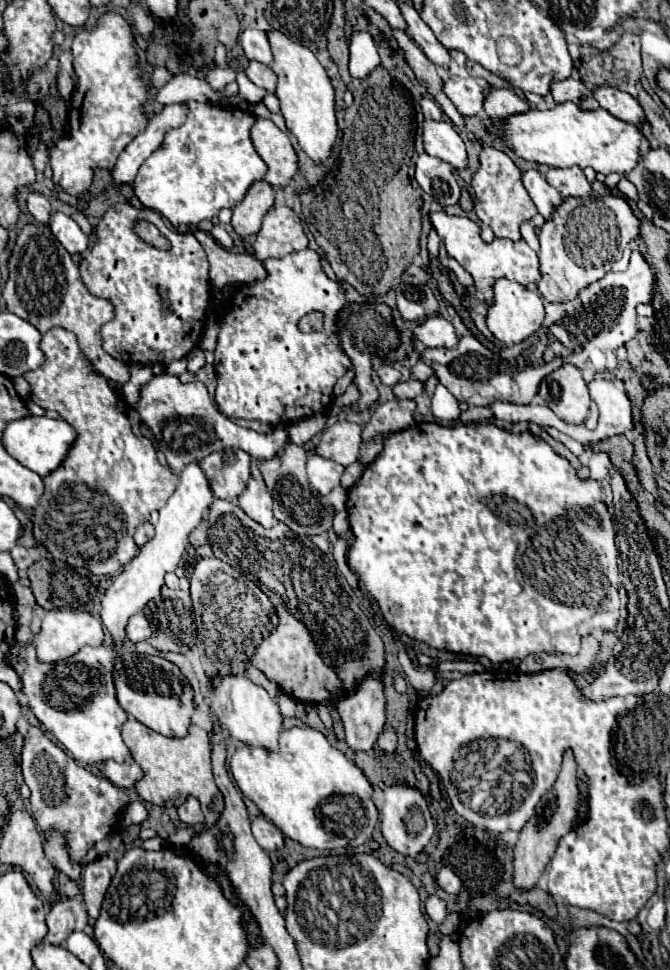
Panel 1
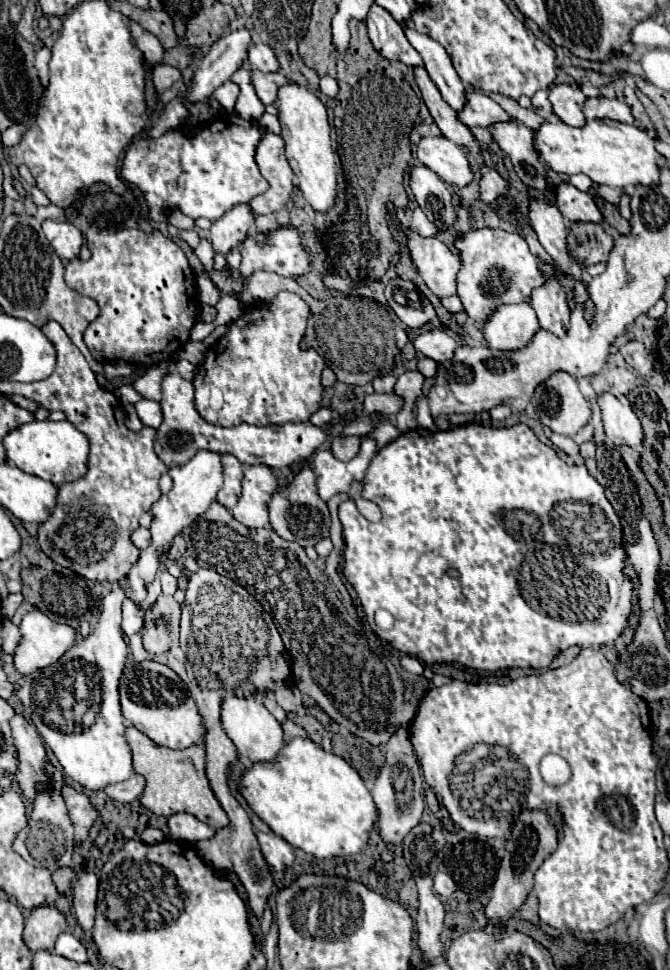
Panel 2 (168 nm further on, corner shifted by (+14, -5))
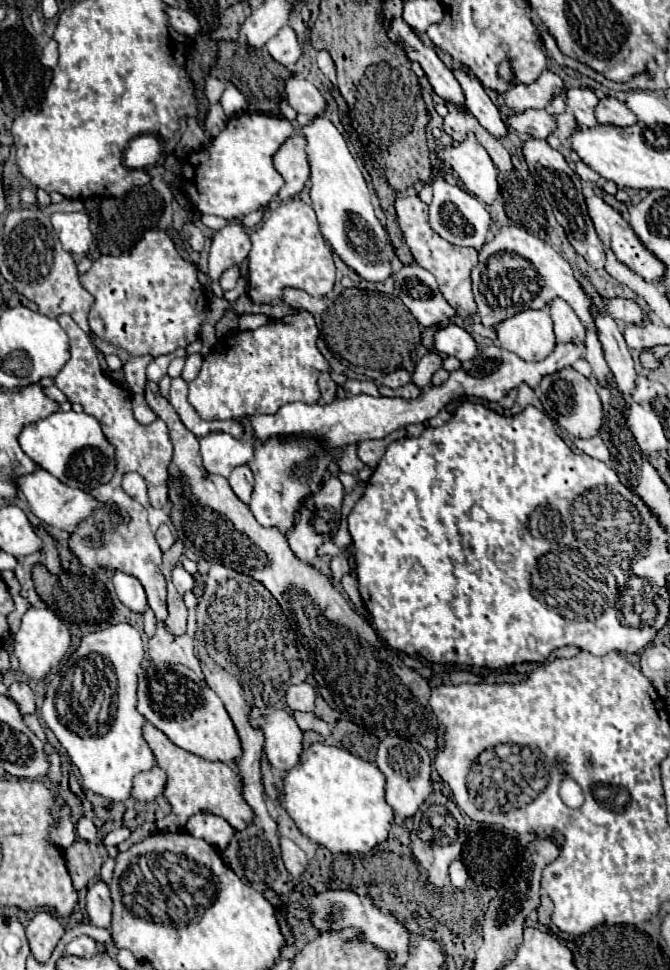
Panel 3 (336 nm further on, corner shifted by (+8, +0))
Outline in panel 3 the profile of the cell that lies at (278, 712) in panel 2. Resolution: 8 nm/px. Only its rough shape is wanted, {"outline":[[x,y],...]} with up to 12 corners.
{"outline":[[294,712],[302,730],[314,730],[324,738],[332,734],[324,720],[314,712]]}

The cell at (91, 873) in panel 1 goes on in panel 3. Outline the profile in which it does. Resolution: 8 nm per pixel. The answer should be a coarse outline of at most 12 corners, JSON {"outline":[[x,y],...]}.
{"outline":[[98,880],[88,888],[86,912],[90,922],[110,928],[112,898]]}

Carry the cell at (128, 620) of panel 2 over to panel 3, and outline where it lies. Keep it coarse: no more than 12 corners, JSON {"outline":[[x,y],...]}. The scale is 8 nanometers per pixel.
{"outline":[[116,570],[116,594],[132,612],[148,606],[138,578]]}

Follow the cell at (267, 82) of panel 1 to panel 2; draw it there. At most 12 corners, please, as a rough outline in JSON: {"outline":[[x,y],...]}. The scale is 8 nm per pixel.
{"outline":[[250,71],[250,81],[264,105],[276,103],[276,91],[288,83],[284,73]]}

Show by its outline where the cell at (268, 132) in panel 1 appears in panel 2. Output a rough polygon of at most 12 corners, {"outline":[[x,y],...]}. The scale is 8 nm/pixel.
{"outline":[[262,133],[256,163],[270,189],[250,201],[254,215],[282,209],[292,195],[284,139]]}

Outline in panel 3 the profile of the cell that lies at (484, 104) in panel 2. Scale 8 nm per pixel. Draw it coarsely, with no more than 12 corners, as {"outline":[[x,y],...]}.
{"outline":[[548,110],[512,114],[506,124],[540,140],[556,130]]}

